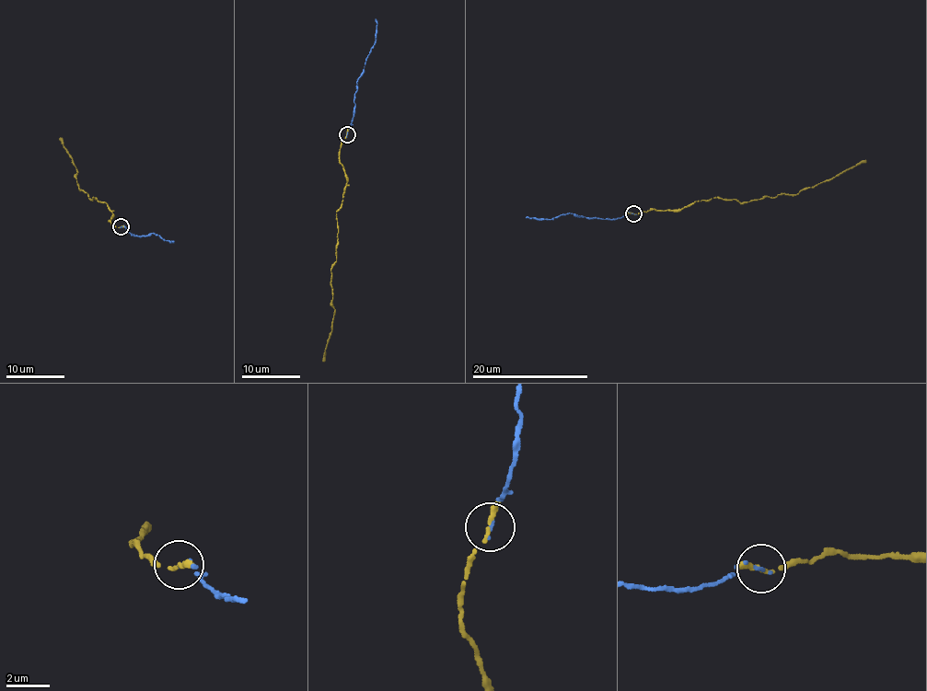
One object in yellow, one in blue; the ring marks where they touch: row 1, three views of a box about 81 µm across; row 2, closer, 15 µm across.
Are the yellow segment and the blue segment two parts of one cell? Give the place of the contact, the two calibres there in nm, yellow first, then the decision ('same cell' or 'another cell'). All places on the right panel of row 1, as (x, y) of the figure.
(633, 213) | 300/140 nm | same cell

